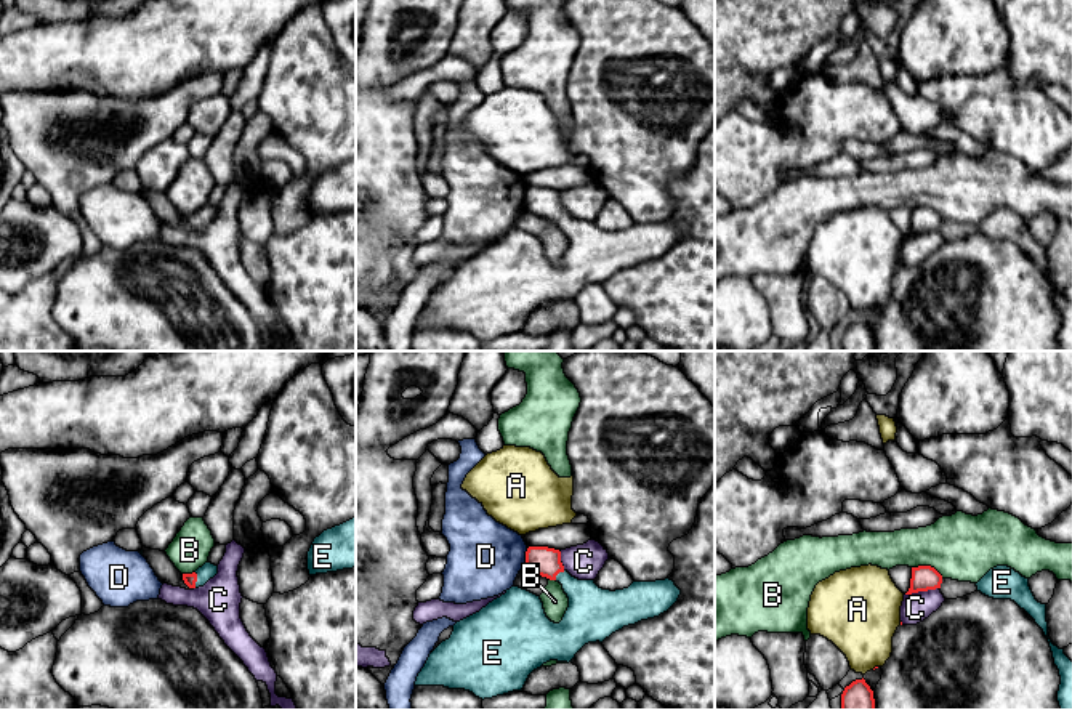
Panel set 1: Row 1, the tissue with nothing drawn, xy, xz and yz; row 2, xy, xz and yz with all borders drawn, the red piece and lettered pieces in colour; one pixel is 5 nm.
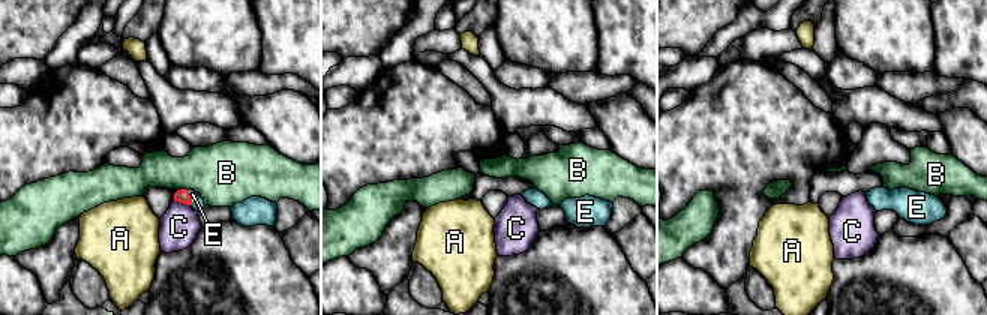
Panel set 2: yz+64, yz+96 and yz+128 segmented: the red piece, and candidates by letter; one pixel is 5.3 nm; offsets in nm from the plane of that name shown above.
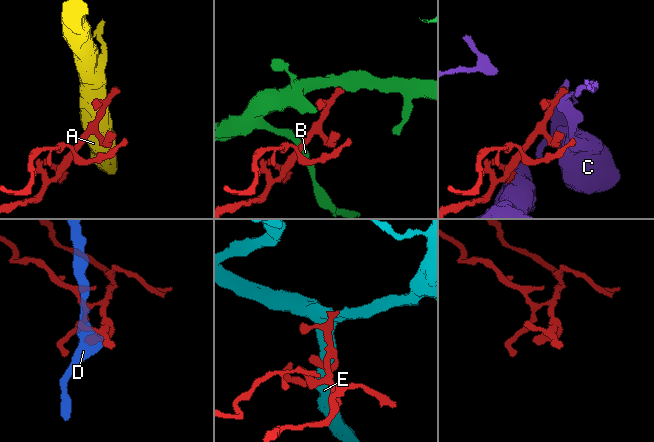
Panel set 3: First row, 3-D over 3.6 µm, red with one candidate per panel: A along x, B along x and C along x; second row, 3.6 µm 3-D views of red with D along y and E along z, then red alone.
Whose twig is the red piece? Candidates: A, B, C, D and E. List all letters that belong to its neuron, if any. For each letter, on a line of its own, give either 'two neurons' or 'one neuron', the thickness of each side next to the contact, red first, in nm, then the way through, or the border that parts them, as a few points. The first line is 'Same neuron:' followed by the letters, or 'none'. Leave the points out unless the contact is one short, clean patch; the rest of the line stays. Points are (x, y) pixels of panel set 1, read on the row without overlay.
Same neuron: E
A: two neurons; 20 nm thick on the red side, 360 nm on the other; border along yz (877, 306), (872, 310)
B: two neurons; 130 nm thick on the red side, 340 nm on the other; border along yz (912, 207), (931, 207), (943, 218)
C: two neurons; 130 nm thick on the red side, 150 nm on the other
D: two neurons; 150 nm thick on the red side, 360 nm on the other
E: one neuron; 60 nm thick on the red side, 80 nm on the other; runs through xy (189, 220), (196, 221), (207, 212)

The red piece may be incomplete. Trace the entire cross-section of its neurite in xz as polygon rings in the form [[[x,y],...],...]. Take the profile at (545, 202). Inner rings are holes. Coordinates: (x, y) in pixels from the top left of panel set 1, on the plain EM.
[[[529,188],[526,208],[562,226],[569,248],[559,264],[551,263],[540,237],[511,228],[479,253],[457,263],[449,280],[442,282],[428,298],[415,327],[444,327],[465,330],[479,340],[492,340],[522,332],[529,316],[550,301],[572,303],[588,284],[602,284],[612,274],[641,261],[659,258],[679,239],[681,231],[673,221],[633,223],[623,231],[602,231],[594,221],[572,218],[561,204],[561,192],[548,188]]]

